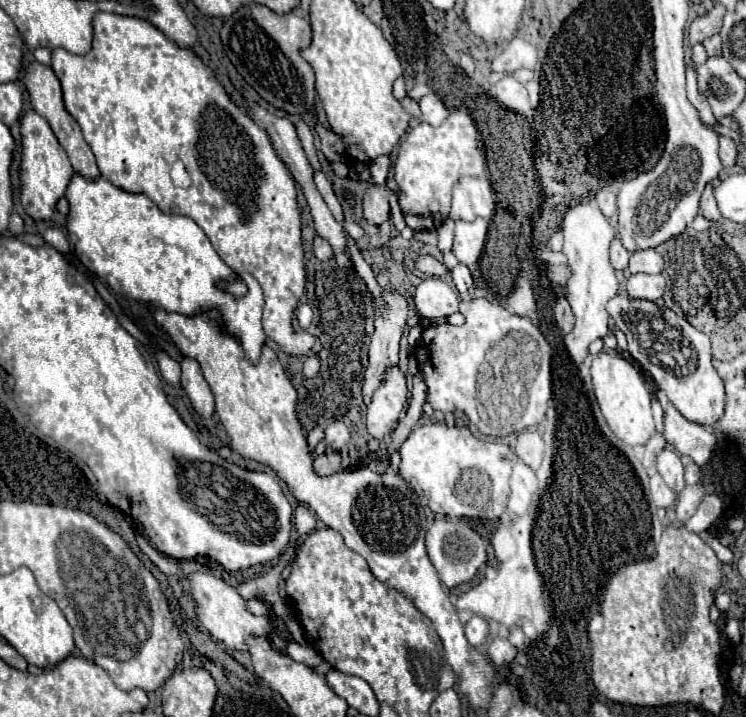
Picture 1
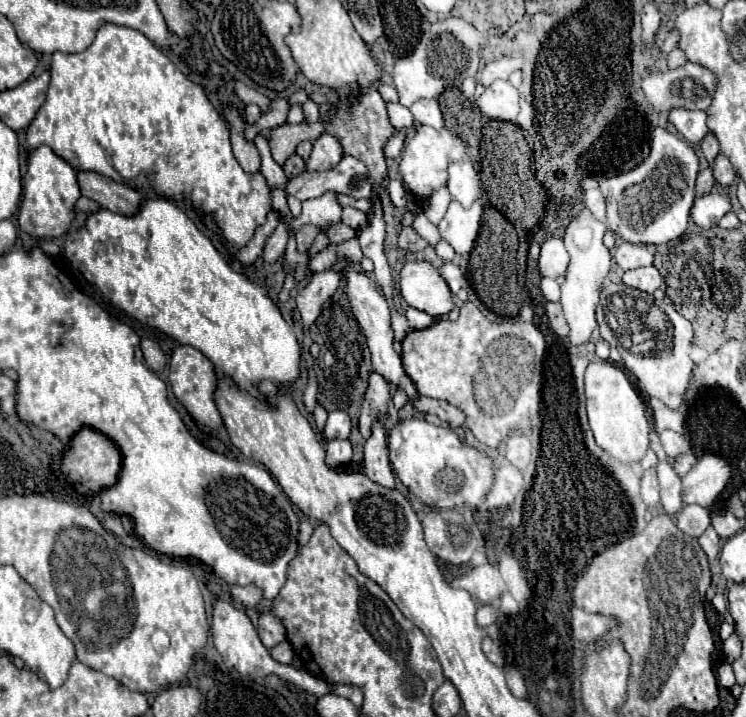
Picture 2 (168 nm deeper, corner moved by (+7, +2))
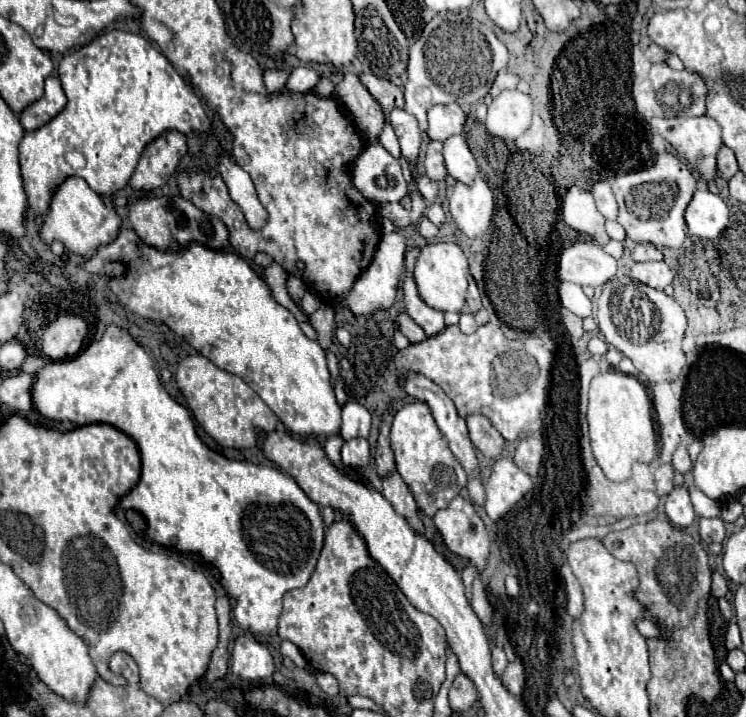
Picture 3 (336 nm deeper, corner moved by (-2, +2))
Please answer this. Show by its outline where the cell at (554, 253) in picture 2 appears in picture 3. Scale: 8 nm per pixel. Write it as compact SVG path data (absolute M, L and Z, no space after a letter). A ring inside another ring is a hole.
M575 243L559 257L559 277L575 285L601 287L615 277L617 261L597 243Z

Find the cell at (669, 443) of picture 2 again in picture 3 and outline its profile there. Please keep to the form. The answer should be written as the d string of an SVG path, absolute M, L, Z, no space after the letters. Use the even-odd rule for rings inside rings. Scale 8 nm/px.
M679 447L675 453L673 453L673 467L675 467L675 471L679 471L681 475L685 475L685 473L689 473L691 469L693 469L693 461L689 459L689 453L687 453L687 449L685 447Z

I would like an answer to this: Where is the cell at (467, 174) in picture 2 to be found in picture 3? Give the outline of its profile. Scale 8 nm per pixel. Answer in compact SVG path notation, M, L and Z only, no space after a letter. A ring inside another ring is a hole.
M453 135L443 141L443 159L447 173L461 183L473 183L475 175L479 173L477 161L469 151L463 135Z

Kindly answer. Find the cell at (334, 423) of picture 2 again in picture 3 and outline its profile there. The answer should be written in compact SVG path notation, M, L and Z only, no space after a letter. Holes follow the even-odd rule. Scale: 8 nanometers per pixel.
M345 403L341 437L345 441L353 437L369 437L369 431L371 431L371 413L359 403Z

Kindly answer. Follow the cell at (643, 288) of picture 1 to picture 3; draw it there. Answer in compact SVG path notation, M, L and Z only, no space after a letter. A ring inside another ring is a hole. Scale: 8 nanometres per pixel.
M645 261L645 263L633 263L629 275L633 281L645 283L653 289L665 289L671 283L673 271L665 261Z

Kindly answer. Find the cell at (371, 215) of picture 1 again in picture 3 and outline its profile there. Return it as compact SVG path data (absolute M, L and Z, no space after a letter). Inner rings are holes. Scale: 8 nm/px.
M345 73L343 81L335 87L335 97L343 103L359 133L367 141L375 141L381 135L385 113L373 95L363 87L363 83L353 73Z

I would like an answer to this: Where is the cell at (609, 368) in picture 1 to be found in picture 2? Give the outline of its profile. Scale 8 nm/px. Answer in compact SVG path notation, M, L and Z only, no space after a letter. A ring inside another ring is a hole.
M592 361L586 367L584 383L588 421L594 431L596 443L624 463L640 461L648 449L650 423L646 417L646 405L636 393L634 385L628 381L626 373L610 361Z

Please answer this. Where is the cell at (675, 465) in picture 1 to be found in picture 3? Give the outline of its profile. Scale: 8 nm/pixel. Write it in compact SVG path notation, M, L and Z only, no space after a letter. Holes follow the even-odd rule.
M675 487L665 501L665 515L671 525L679 529L687 529L695 521L695 511L691 505L689 491L685 487Z

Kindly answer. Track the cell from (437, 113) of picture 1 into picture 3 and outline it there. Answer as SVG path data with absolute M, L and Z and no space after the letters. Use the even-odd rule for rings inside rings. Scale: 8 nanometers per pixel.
M449 103L449 105L435 105L429 111L429 129L427 135L429 139L443 141L451 135L463 133L467 121L467 113L461 105Z

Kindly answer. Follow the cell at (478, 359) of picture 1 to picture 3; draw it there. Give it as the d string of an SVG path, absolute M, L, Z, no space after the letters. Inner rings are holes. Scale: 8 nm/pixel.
M493 323L479 327L473 335L461 333L459 325L449 325L439 335L399 351L395 363L399 375L421 373L427 379L431 379L435 385L439 385L447 393L447 397L455 403L457 413L461 417L485 415L491 421L491 425L505 437L505 441L515 441L521 433L539 431L543 425L553 353L545 347L545 343L539 337L525 337L525 339L511 341L505 337L501 327Z

